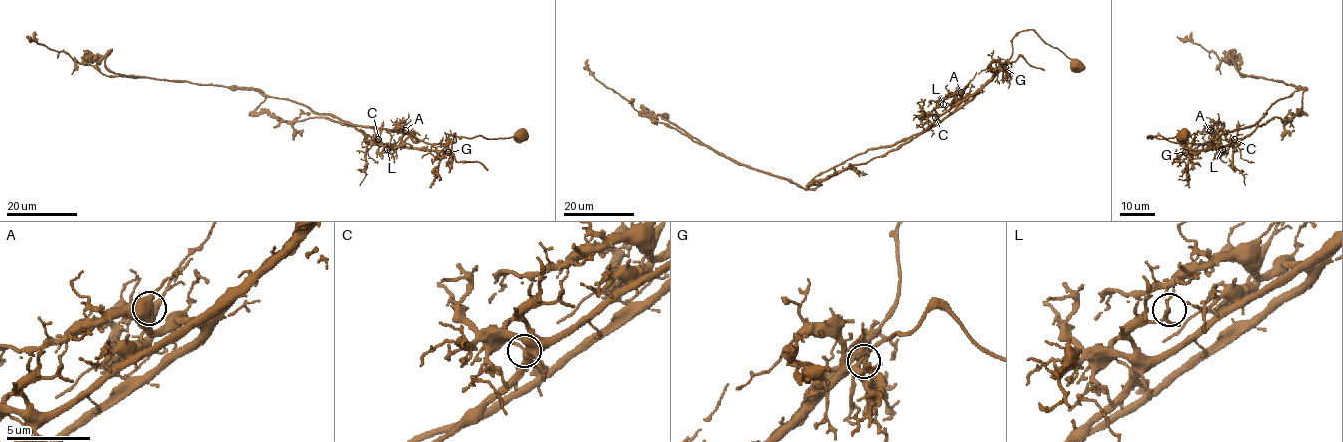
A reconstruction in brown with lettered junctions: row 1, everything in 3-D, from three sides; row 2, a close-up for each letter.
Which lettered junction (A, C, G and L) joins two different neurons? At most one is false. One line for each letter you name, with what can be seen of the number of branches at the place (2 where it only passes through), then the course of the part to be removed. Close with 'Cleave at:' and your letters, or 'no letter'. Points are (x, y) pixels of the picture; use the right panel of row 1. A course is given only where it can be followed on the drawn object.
L: Branches: 3. Course of the part to remove: (1222, 149), (1225, 152), (1273, 117), (1286, 121), (1299, 113), (1307, 90), (1244, 76), (1213, 52), (1177, 36)
Cleave at: L

